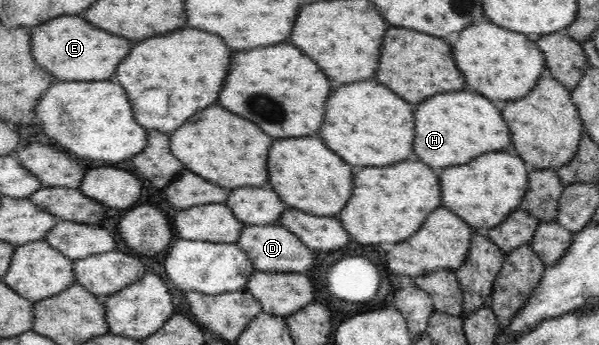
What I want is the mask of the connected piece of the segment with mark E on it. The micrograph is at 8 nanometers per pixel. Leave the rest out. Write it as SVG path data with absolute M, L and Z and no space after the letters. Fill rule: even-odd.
M58 16L54 20L46 20L32 30L32 57L44 70L52 73L62 81L96 81L112 80L122 58L128 56L130 48L136 44L122 36L114 36L100 28L90 26L82 18L74 16Z

